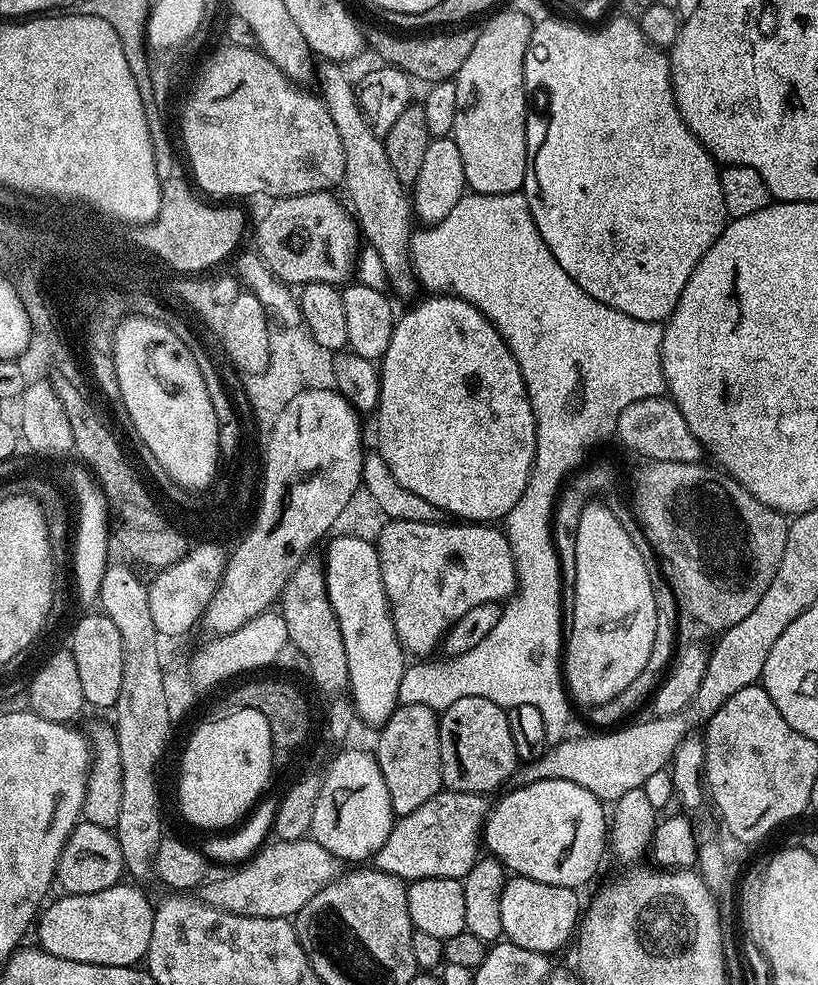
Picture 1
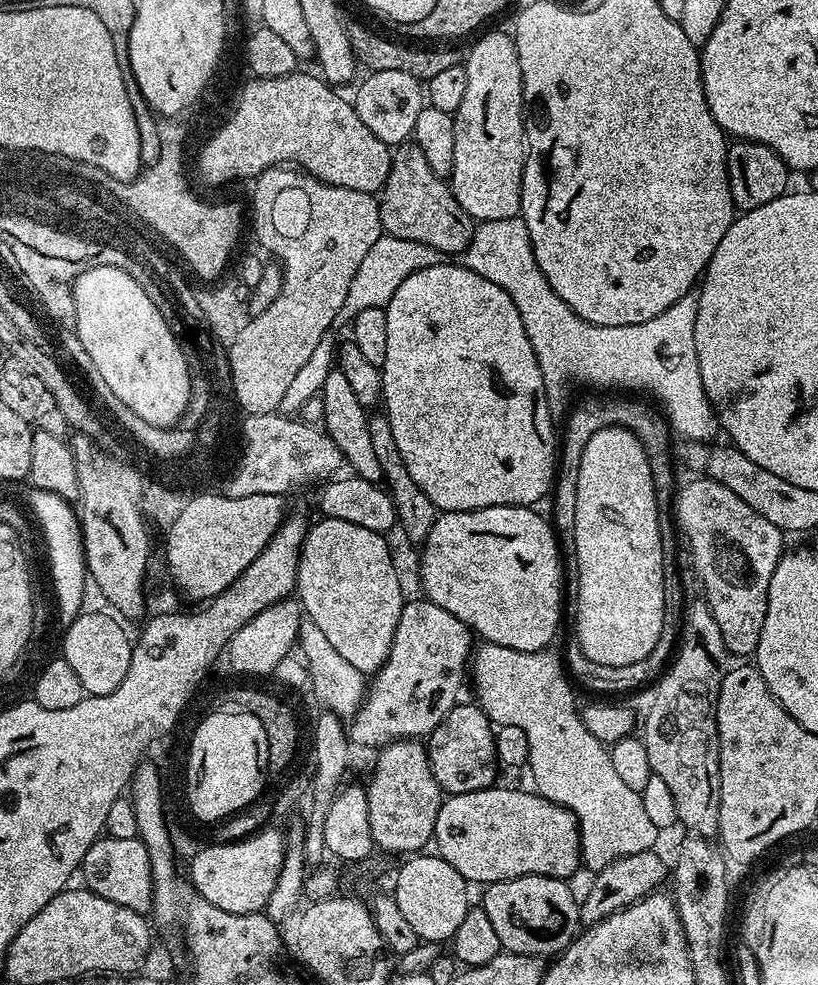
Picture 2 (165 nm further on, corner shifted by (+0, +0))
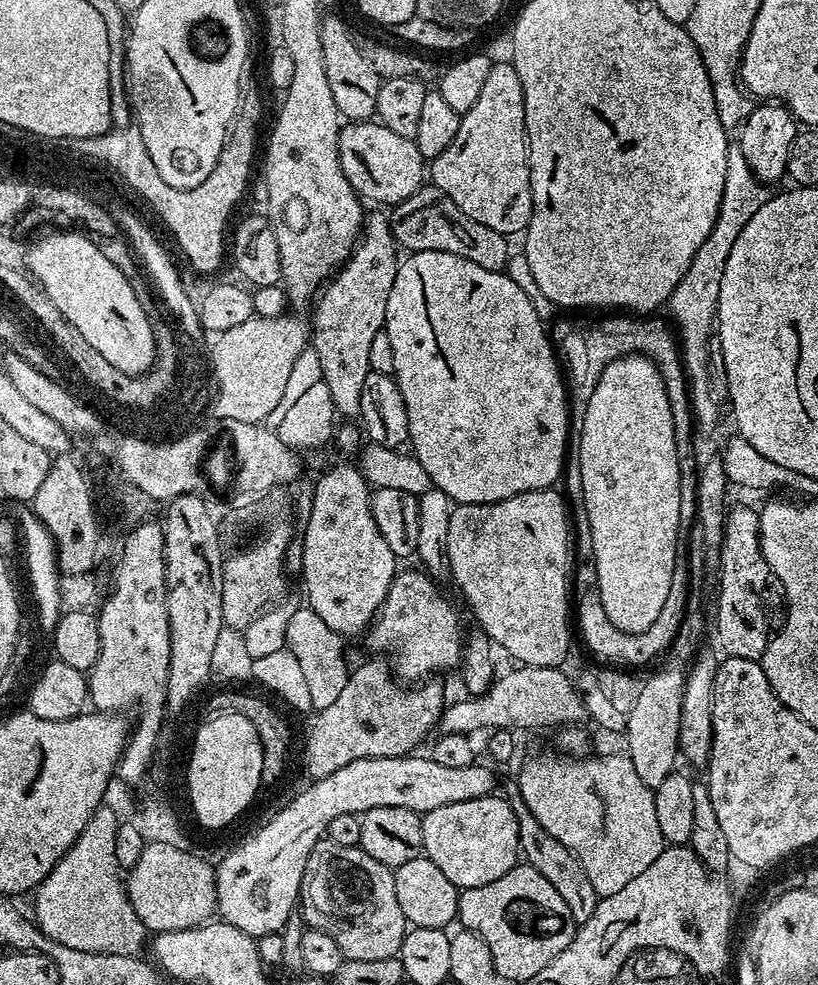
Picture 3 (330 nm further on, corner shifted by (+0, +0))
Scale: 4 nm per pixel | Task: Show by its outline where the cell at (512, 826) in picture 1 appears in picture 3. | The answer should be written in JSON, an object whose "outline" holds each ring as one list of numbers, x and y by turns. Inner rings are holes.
{"outline":[[500,794,453,802,451,806,438,806,438,810,423,813,422,842,423,855,454,882,457,890,486,886,486,882,502,878,502,874,516,867,521,855,514,810]]}

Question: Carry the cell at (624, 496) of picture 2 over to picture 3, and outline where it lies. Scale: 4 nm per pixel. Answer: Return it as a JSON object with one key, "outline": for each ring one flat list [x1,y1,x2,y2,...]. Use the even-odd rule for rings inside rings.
{"outline":[[624,360,624,364,612,364,608,372,604,372,606,383,596,388,596,396,591,396,588,407,588,420,582,422,582,482,584,496,588,496,588,517,590,524,586,534,592,539,592,564,596,567,594,584,604,588,604,609,612,616,614,626,619,628,644,628,644,624,652,624,652,616,660,612,660,604,664,604,664,596,668,592,668,576,672,576,672,539,676,536,676,456,672,456,672,420,668,420,668,404,664,404,664,388,660,388,660,380,656,380,656,372,652,372,644,360]]}

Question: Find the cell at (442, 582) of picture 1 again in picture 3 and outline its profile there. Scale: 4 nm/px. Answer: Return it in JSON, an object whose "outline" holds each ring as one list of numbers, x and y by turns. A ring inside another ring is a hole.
{"outline":[[543,488,533,492,523,492,493,504,456,504,450,514,450,527,446,533,446,554,448,555,451,583,456,583,457,590,464,595,464,600,468,603,473,618,480,623,477,624,479,631,485,632,501,653,502,651,509,652,517,660,515,663,525,668,560,668,563,660,568,656,572,636,574,640,574,632,570,627,570,604,568,608,568,518,570,522,570,508,565,497,559,491,557,492,552,488]]}

